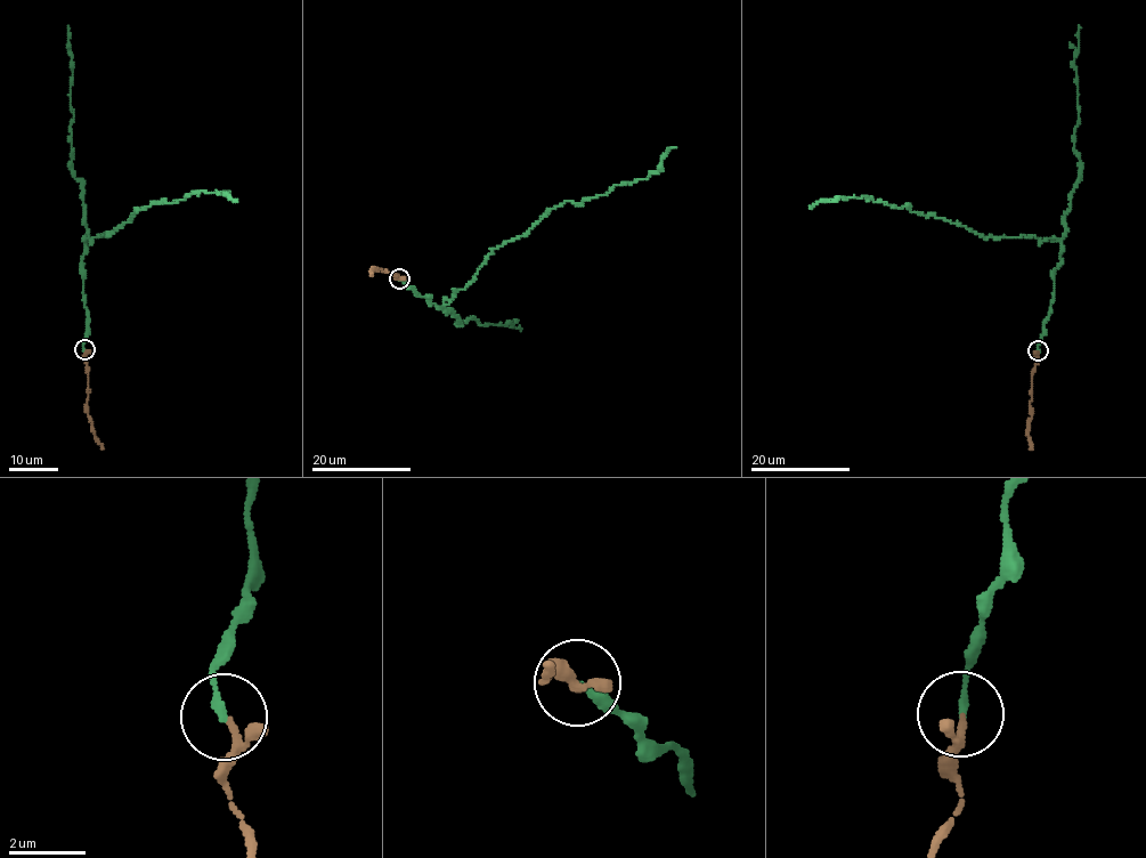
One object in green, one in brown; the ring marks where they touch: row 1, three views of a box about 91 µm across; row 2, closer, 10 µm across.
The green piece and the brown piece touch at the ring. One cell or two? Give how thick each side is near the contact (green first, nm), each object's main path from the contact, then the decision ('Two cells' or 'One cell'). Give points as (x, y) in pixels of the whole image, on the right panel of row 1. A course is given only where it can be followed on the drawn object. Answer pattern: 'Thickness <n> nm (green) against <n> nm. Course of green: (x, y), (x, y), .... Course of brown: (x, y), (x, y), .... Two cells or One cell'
Thickness 170 nm (green) against 150 nm. Course of green: (1038, 351), (1061, 261), (1055, 237), (983, 237), (908, 204), (862, 196), (809, 207). Course of brown: (1039, 351), (1032, 373), (1029, 450). One cell

